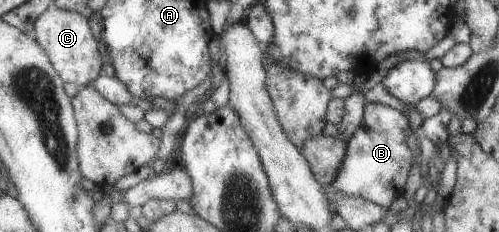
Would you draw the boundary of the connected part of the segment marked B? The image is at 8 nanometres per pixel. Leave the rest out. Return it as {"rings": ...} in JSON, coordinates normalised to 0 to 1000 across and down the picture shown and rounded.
{"rings":[[[737,444],[725,534],[697,608],[683,737],[661,802],[683,832],[727,849],[778,897],[796,853],[796,823],[808,832],[824,746],[828,668],[816,629],[820,573],[826,560],[814,487],[764,444]]]}

